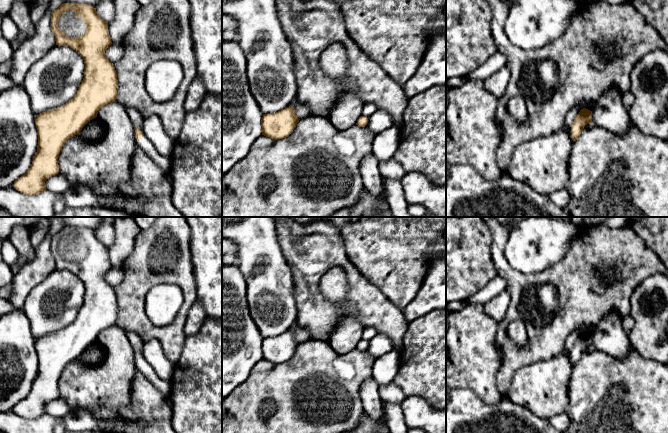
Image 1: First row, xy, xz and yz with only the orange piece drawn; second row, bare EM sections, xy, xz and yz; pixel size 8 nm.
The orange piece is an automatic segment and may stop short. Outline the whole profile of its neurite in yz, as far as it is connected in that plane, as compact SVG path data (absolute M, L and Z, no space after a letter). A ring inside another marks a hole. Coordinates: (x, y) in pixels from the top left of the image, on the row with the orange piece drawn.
M583 108L578 113L571 126L571 138L573 142L579 137L584 126L587 124L592 124L592 111Z

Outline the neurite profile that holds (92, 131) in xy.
M96 117L90 120L77 135L84 140L94 142L100 140L104 133L105 131L102 130L98 117Z

